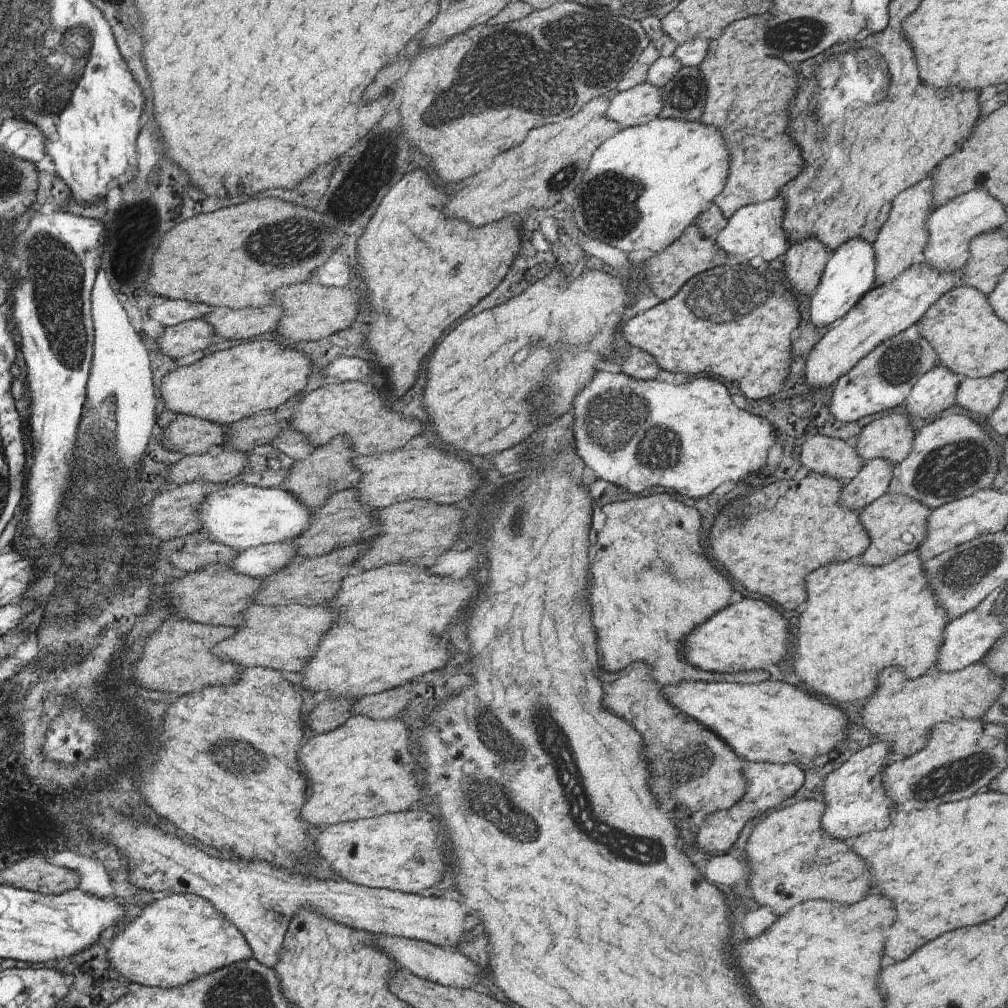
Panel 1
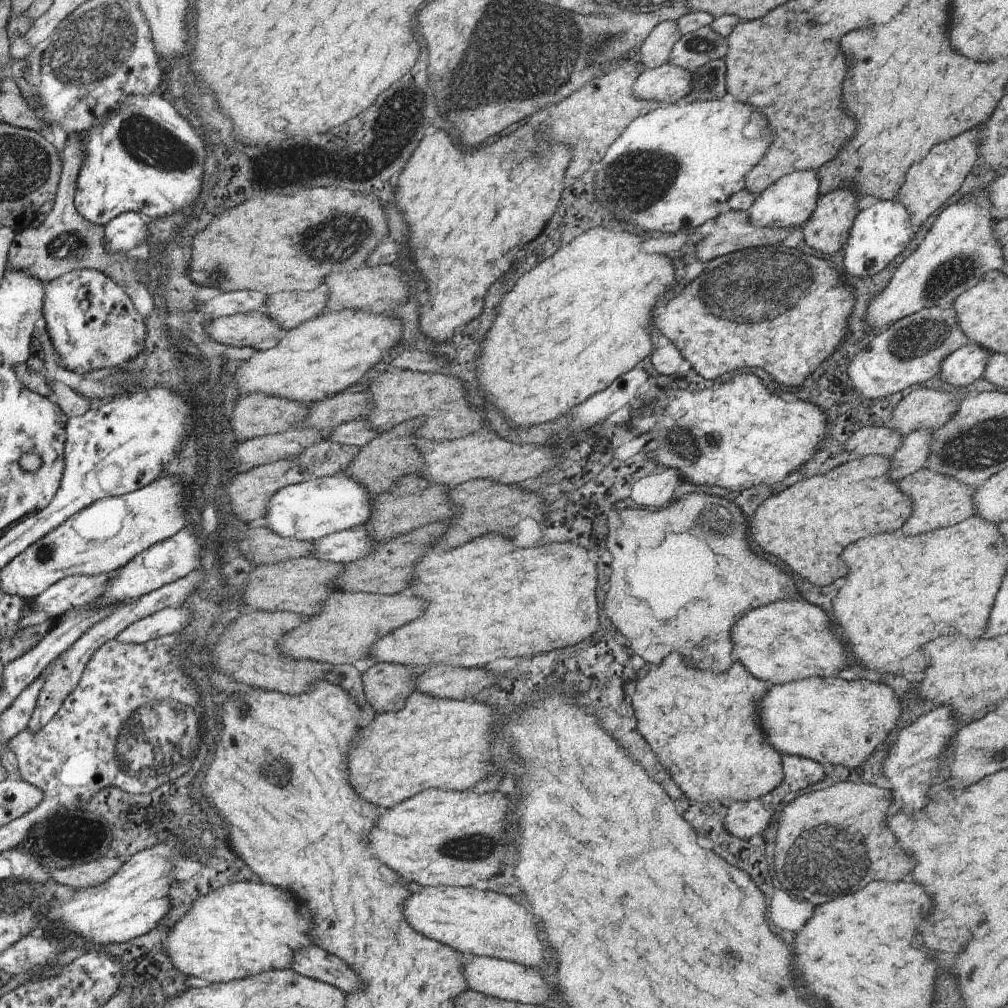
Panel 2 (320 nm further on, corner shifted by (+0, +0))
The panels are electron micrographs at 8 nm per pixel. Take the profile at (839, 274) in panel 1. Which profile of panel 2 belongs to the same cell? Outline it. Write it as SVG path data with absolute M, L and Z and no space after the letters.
M879 199L870 208L860 211L842 249L844 268L849 280L863 280L879 274L904 252L916 230L909 211L897 199Z

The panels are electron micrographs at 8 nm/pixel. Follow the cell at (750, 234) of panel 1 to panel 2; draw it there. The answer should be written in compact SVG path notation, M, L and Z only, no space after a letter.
M815 169L792 172L782 176L777 182L774 182L773 186L767 187L756 198L748 210L749 220L759 228L781 227L789 229L790 227L802 227L810 219L819 202L820 184L819 174Z

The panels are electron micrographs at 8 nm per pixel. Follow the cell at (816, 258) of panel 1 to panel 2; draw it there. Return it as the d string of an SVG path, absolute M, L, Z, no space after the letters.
M848 187L838 188L833 192L820 195L814 213L800 227L803 231L803 240L806 241L806 245L822 254L834 255L837 251L842 251L849 238L856 216L859 214L859 200L860 198L858 198L856 192Z

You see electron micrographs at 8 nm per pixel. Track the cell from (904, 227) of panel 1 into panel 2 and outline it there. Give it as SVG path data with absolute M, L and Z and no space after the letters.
M983 125L972 128L966 133L958 134L958 137L953 137L951 140L940 142L920 162L910 166L905 182L898 192L897 200L909 211L916 228L919 228L928 220L929 216L946 204L946 201L955 192L958 192L968 173L979 163L977 137Z

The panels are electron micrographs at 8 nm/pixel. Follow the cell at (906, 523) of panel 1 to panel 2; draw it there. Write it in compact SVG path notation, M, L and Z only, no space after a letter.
M926 466L899 481L897 486L913 502L912 515L901 528L904 535L915 536L927 531L950 527L975 516L975 493L977 488L966 485L956 478L933 473Z

